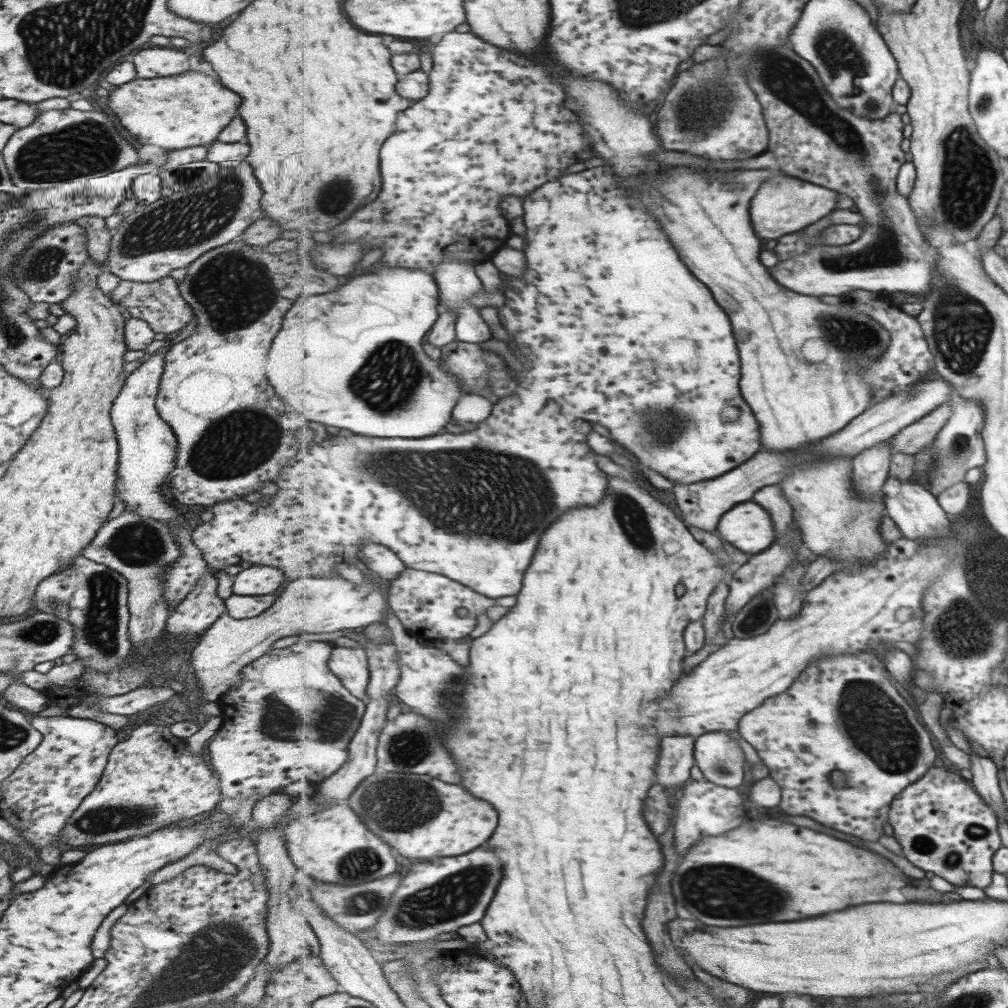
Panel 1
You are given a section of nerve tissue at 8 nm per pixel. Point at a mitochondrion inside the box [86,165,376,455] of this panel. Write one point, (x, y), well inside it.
(186, 223)

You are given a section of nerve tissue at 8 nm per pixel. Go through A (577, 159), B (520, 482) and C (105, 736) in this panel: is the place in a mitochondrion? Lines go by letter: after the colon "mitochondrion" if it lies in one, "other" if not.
A: other
B: mitochondrion
C: other

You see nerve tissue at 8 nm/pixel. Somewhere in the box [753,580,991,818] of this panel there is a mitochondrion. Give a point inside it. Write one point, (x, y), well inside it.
(879, 725)

